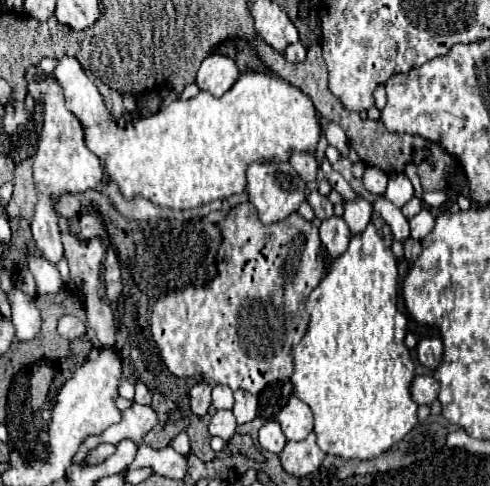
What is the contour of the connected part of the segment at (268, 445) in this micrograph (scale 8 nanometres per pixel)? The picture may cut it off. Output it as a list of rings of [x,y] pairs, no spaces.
[[[269,421],[259,429],[259,443],[261,443],[263,449],[267,449],[271,453],[281,453],[283,451],[287,439],[285,439],[277,421]]]

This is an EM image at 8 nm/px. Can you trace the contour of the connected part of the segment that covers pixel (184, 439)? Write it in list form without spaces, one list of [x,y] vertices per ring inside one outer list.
[[[181,431],[181,433],[177,433],[175,437],[173,437],[173,441],[169,443],[169,447],[173,447],[177,453],[181,453],[181,455],[187,455],[189,453],[189,437],[187,437],[187,433],[185,431]]]

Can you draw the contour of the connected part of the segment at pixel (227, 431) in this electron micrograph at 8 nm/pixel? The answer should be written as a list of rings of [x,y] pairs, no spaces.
[[[217,411],[211,417],[209,433],[215,437],[221,437],[223,441],[229,441],[235,435],[235,427],[237,427],[237,423],[233,417],[233,411]]]

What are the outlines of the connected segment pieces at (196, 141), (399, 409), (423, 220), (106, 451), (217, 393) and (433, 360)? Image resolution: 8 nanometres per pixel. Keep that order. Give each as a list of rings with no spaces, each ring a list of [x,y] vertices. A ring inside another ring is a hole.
[[[65,55],[63,59],[59,59],[53,75],[65,91],[65,103],[69,111],[73,111],[85,127],[87,147],[101,159],[103,167],[107,167],[107,175],[121,187],[125,197],[141,195],[169,209],[193,209],[213,199],[225,199],[235,193],[243,193],[247,185],[245,171],[253,161],[289,161],[291,151],[313,153],[323,129],[321,115],[315,109],[311,97],[271,73],[245,71],[221,99],[215,99],[211,93],[199,91],[197,97],[187,101],[177,99],[165,111],[149,117],[139,117],[133,121],[133,125],[127,125],[123,129],[105,107],[101,93],[85,75],[81,63],[75,57]]]
[[[369,221],[363,233],[351,235],[349,247],[333,259],[329,273],[309,293],[307,333],[293,349],[295,371],[291,375],[294,393],[315,415],[315,435],[321,451],[341,459],[379,457],[401,441],[417,425],[417,403],[411,399],[413,361],[405,347],[407,319],[397,311],[397,261],[391,251],[393,233],[387,223],[381,229]]]
[[[423,209],[419,215],[409,219],[409,225],[411,225],[411,237],[413,239],[425,239],[429,235],[429,231],[433,229],[435,219],[427,209]]]
[[[99,443],[95,449],[91,449],[91,457],[85,457],[83,459],[83,463],[87,465],[87,467],[95,467],[95,465],[99,465],[99,463],[103,463],[107,457],[111,457],[113,455],[113,451],[115,451],[115,445],[109,445],[109,443]]]
[[[217,385],[213,389],[213,407],[215,409],[233,409],[233,391],[227,385]]]
[[[421,339],[417,345],[417,355],[421,365],[427,369],[437,369],[443,361],[443,341],[441,339]]]

